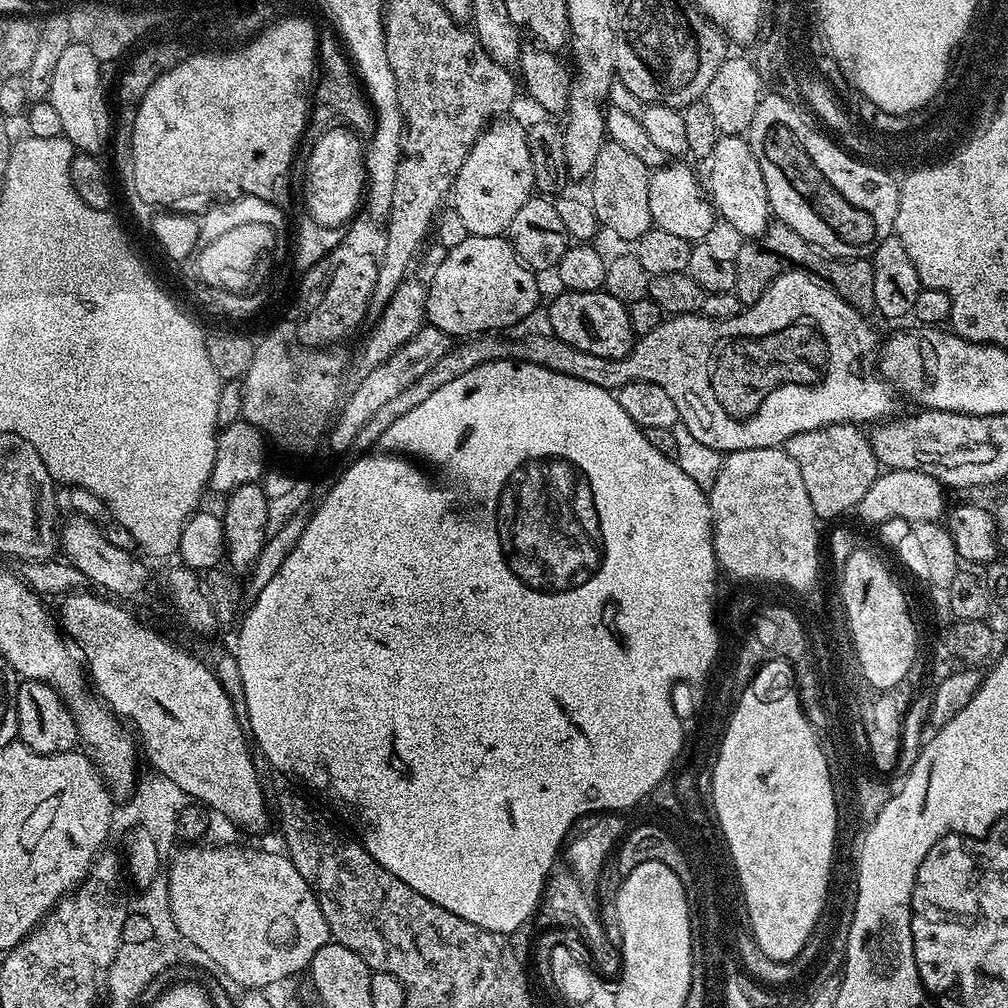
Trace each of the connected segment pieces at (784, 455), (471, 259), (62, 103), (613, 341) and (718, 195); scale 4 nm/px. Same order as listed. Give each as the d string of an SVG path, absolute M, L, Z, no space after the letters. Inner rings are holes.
M751 448L727 453L720 463L720 480L714 490L716 512L716 544L720 558L728 568L744 576L786 580L792 586L806 588L814 580L814 572L822 572L822 562L814 562L812 536L818 517L810 503L806 484L798 464L790 458L787 449Z
M503 235L468 236L466 242L447 249L444 261L436 268L432 281L427 281L428 301L424 307L429 325L442 330L450 338L475 338L481 334L492 334L496 328L508 328L524 320L536 308L540 300L540 288L536 285L537 273L526 267L516 257L516 251Z
M73 42L62 50L62 58L58 58L58 66L54 66L54 74L50 78L47 100L58 110L62 121L63 137L69 140L73 149L84 154L100 154L110 144L113 135L112 120L108 117L108 104L104 101L104 80L100 77L102 61L94 58L87 43Z
M603 290L599 292L570 292L561 291L561 296L552 300L548 308L548 324L551 335L558 337L562 342L574 346L578 350L586 350L586 354L598 354L598 358L622 358L630 354L634 343L634 333L631 326L631 316L628 313L629 305L618 302L618 298Z
M720 136L710 157L706 188L710 193L712 207L737 232L740 238L759 238L764 235L772 216L770 198L766 194L766 182L754 150L750 150L744 136Z

